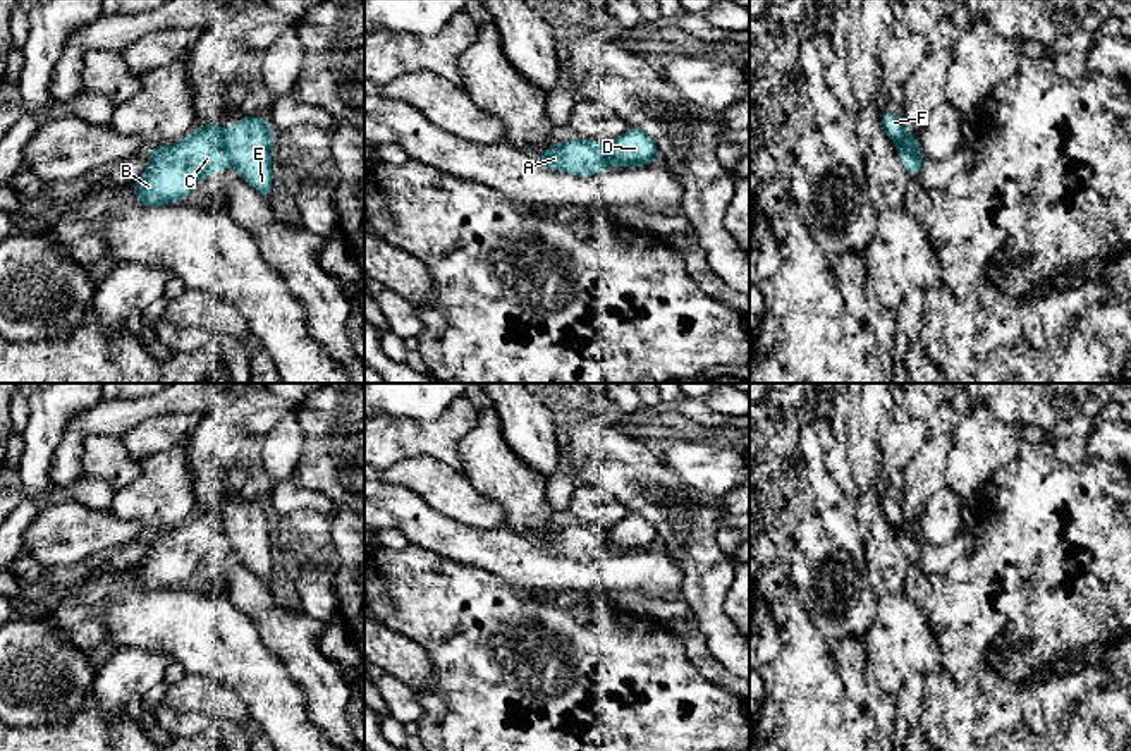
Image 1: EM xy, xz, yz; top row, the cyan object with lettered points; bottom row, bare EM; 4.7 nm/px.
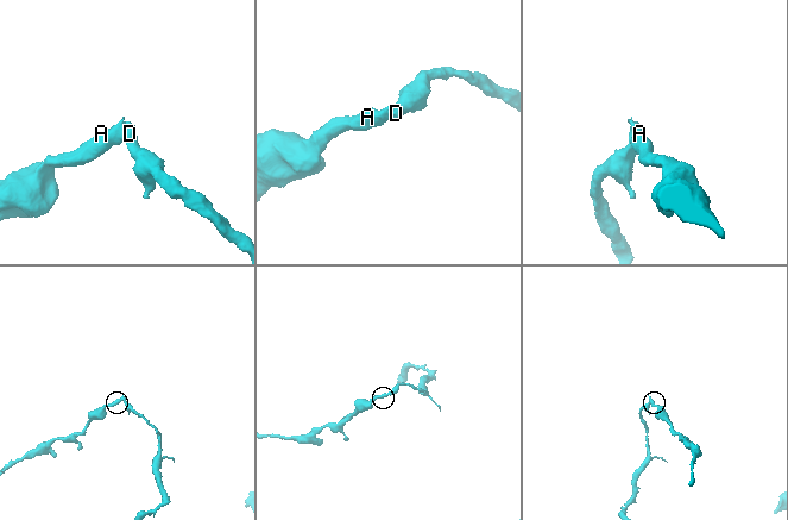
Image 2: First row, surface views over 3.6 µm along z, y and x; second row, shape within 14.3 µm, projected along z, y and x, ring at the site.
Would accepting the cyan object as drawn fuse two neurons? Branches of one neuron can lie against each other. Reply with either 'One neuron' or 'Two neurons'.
Two neurons

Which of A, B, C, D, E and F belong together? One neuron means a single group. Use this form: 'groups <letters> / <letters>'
groups A B C F / D E

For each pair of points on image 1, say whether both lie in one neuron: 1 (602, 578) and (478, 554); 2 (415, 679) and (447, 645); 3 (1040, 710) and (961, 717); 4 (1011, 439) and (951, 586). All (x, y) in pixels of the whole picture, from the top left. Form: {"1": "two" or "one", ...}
{"1": "one", "2": "two", "3": "one", "4": "two"}

